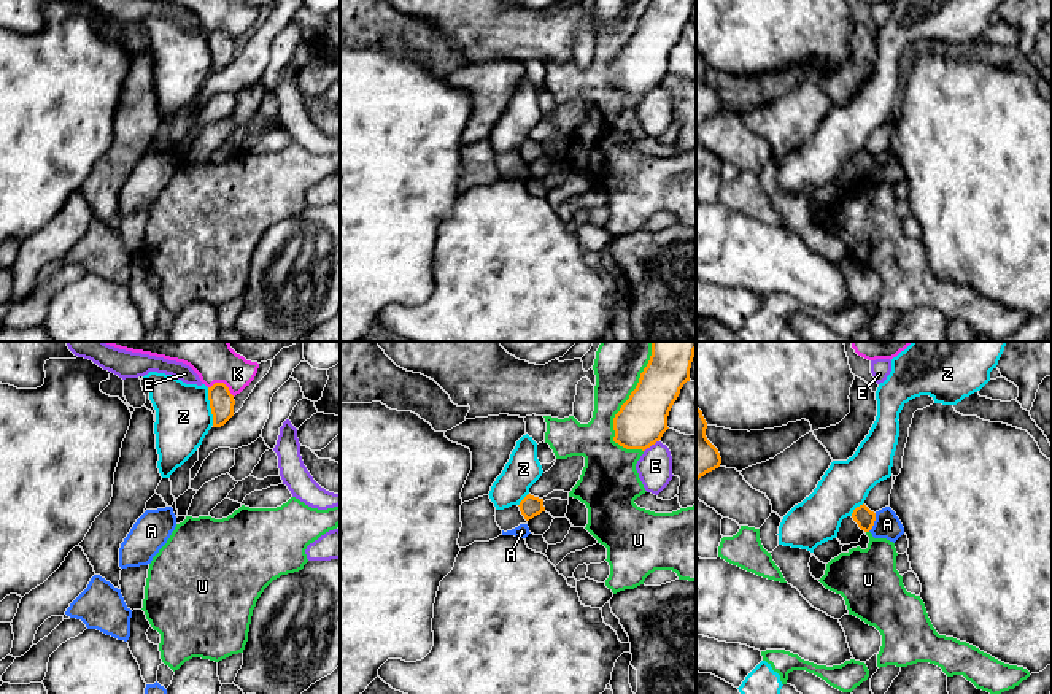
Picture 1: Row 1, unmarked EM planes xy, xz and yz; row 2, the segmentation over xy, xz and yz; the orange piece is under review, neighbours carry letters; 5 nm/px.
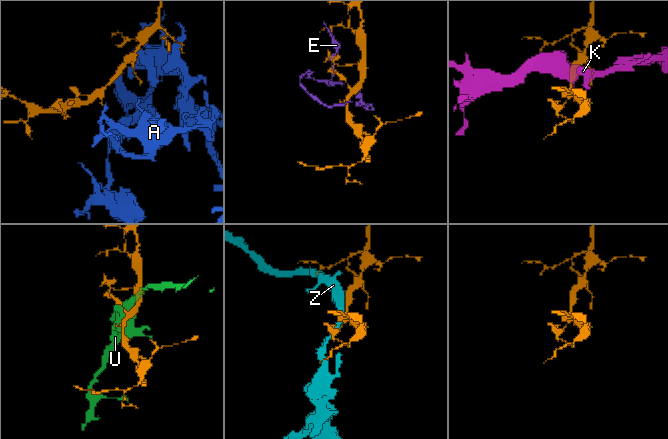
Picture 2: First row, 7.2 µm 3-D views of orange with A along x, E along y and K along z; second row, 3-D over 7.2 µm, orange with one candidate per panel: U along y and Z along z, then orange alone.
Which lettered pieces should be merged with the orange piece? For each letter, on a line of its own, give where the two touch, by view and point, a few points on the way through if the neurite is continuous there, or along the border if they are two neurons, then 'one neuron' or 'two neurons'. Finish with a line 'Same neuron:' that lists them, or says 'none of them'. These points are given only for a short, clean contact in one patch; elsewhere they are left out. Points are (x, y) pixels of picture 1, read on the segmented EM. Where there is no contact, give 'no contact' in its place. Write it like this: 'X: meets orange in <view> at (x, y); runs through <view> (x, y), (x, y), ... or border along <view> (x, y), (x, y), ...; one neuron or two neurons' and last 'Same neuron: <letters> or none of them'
A: meets orange in yz at (873, 523); border along yz (876, 513), (874, 524), (868, 531); two neurons
E: meets orange in xz at (650, 445); two neurons
K: meets orange in xy at (223, 383); two neurons
U: meets orange in xz at (630, 397); two neurons
Z: meets orange in xy at (210, 407); two neurons
Same neuron: none of them

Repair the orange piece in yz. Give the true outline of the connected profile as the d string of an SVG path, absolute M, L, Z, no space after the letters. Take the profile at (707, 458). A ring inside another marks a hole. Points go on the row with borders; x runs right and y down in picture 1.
M696 407L696 481L721 464L718 449L706 437L707 422Z

